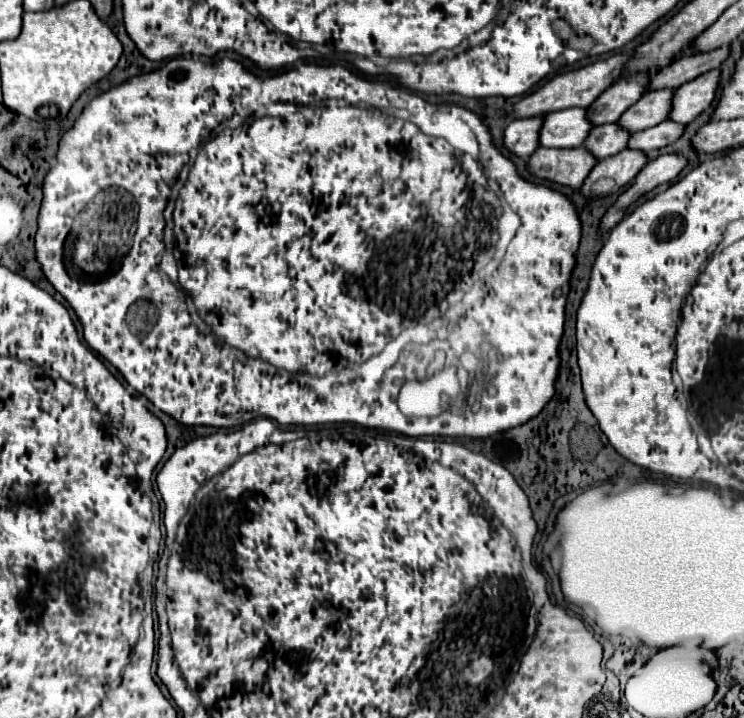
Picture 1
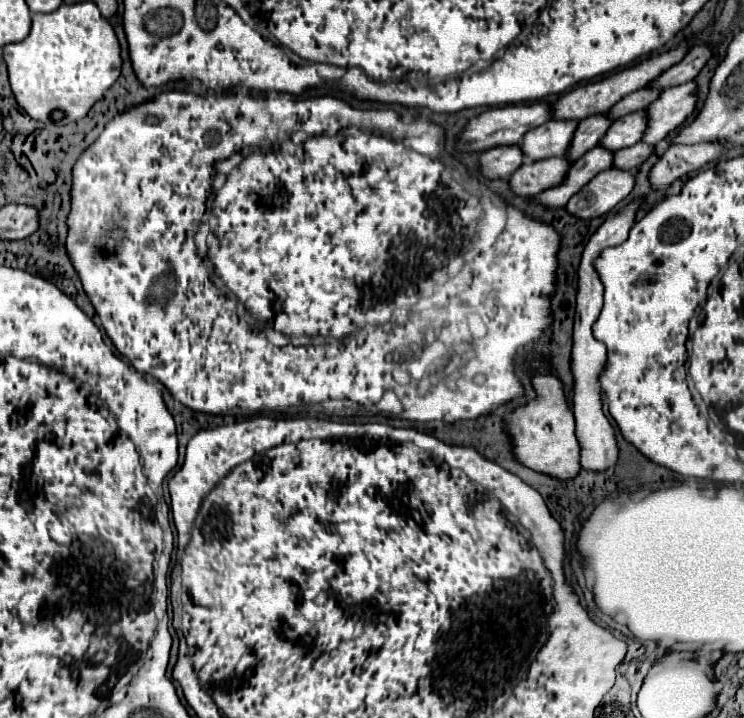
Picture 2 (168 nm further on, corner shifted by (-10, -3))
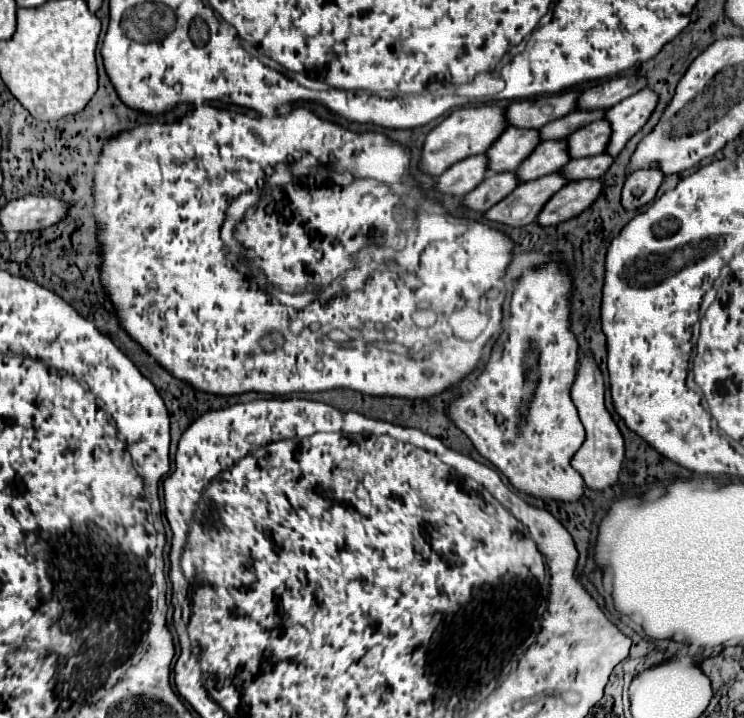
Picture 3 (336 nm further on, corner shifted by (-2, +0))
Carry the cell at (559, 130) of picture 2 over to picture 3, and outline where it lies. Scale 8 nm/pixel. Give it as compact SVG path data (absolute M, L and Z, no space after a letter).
M504 129L484 153L488 157L488 169L496 173L516 171L516 165L528 157L536 143L540 141L536 141L534 129Z

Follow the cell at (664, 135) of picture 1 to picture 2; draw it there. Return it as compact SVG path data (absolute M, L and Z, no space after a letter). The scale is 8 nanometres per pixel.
M640 142L640 144L634 144L634 146L622 148L622 150L618 150L616 156L614 156L614 166L616 166L616 168L622 168L622 170L634 170L634 168L638 168L652 152L654 152L654 146L652 146L652 144L646 144L646 142Z

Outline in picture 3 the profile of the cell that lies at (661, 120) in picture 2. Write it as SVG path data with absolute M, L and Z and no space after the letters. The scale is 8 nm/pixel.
M642 89L636 95L626 97L624 101L616 103L606 111L604 119L612 127L612 137L606 147L608 155L616 157L624 149L626 141L634 133L638 133L638 129L648 121L648 117L656 107L656 101L658 101L658 95L654 91Z

